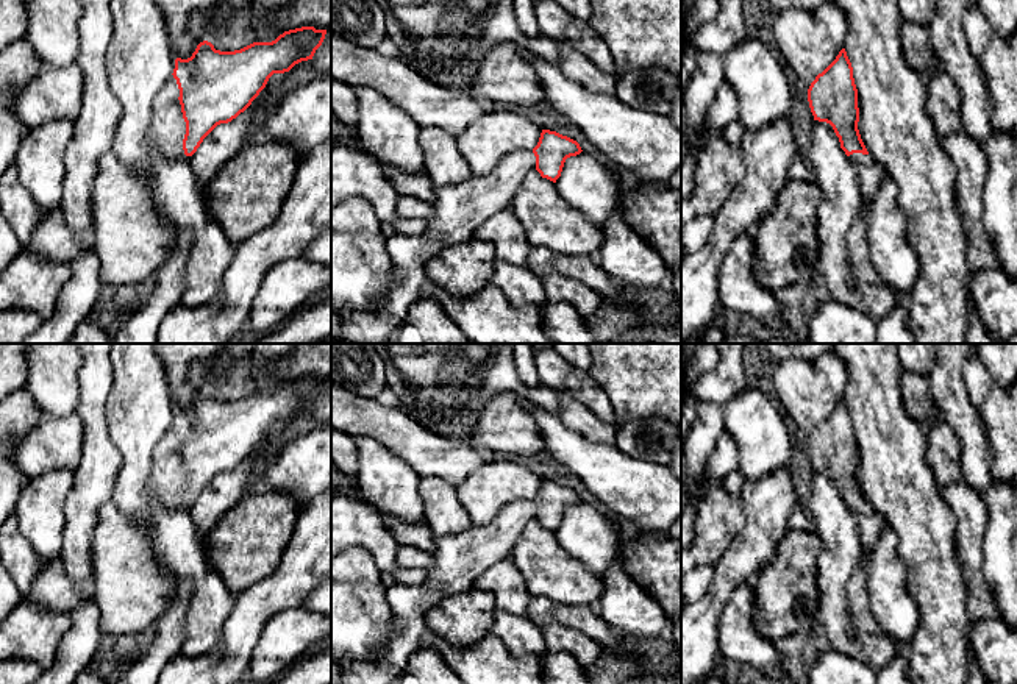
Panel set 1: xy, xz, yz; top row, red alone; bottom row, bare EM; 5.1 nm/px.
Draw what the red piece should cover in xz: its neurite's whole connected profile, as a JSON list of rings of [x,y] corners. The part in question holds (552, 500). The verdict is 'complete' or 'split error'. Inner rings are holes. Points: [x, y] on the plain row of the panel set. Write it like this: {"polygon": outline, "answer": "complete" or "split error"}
{"polygon": [[[542,479],[539,492],[531,501],[506,504],[487,526],[472,525],[461,534],[434,537],[433,565],[426,568],[425,579],[416,586],[397,582],[387,587],[387,601],[394,614],[394,631],[386,647],[367,661],[336,661],[342,670],[339,684],[392,684],[403,673],[409,657],[422,648],[420,639],[428,629],[425,617],[431,607],[447,597],[470,590],[475,579],[487,568],[508,559],[522,531],[531,520],[537,520],[542,528],[556,533],[566,509],[581,501],[576,490],[556,481]]], "answer": "split error"}

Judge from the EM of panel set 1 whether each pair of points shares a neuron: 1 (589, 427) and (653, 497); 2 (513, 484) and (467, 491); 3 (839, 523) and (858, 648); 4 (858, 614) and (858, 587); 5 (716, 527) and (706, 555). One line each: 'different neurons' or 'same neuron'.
1: different neurons
2: same neuron
3: same neuron
4: same neuron
5: same neuron

